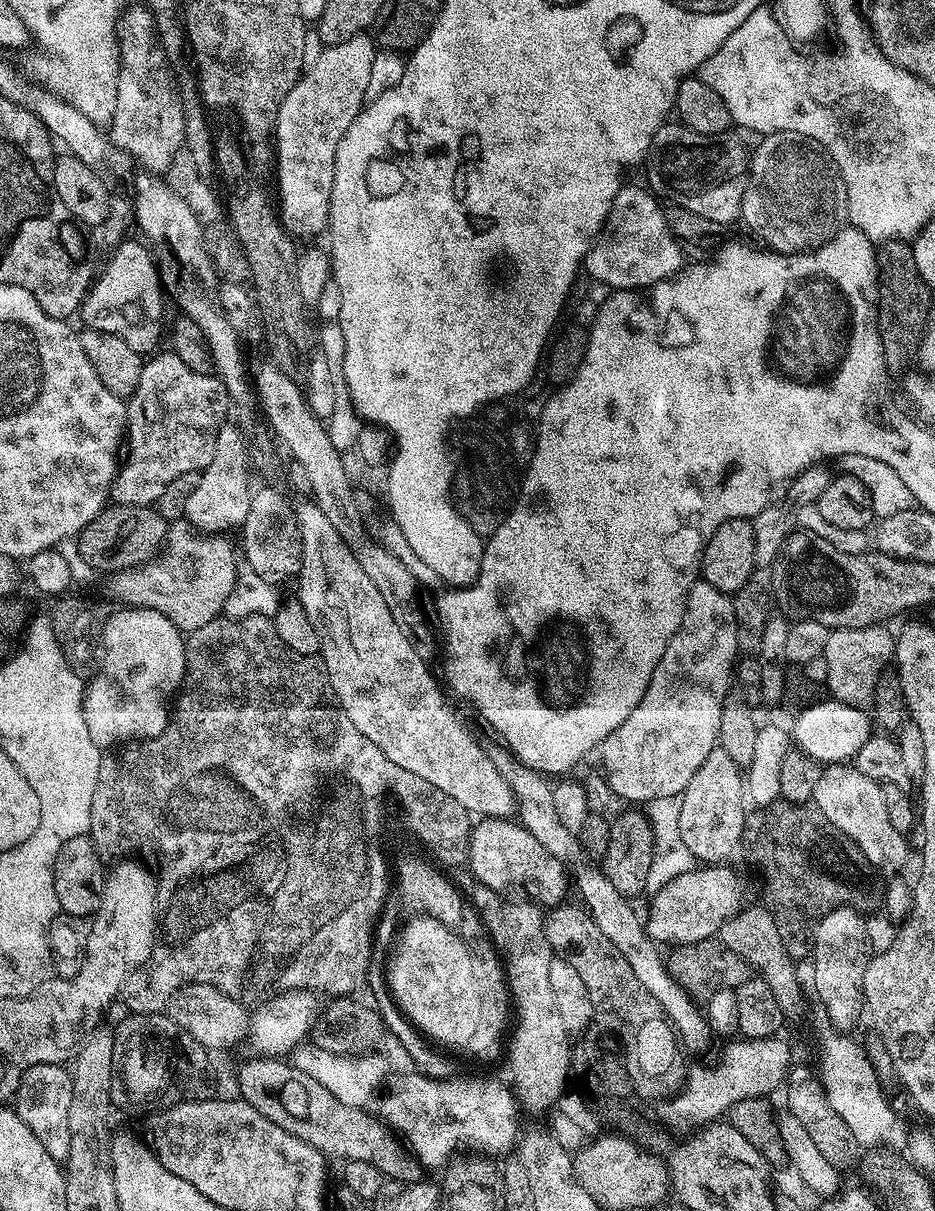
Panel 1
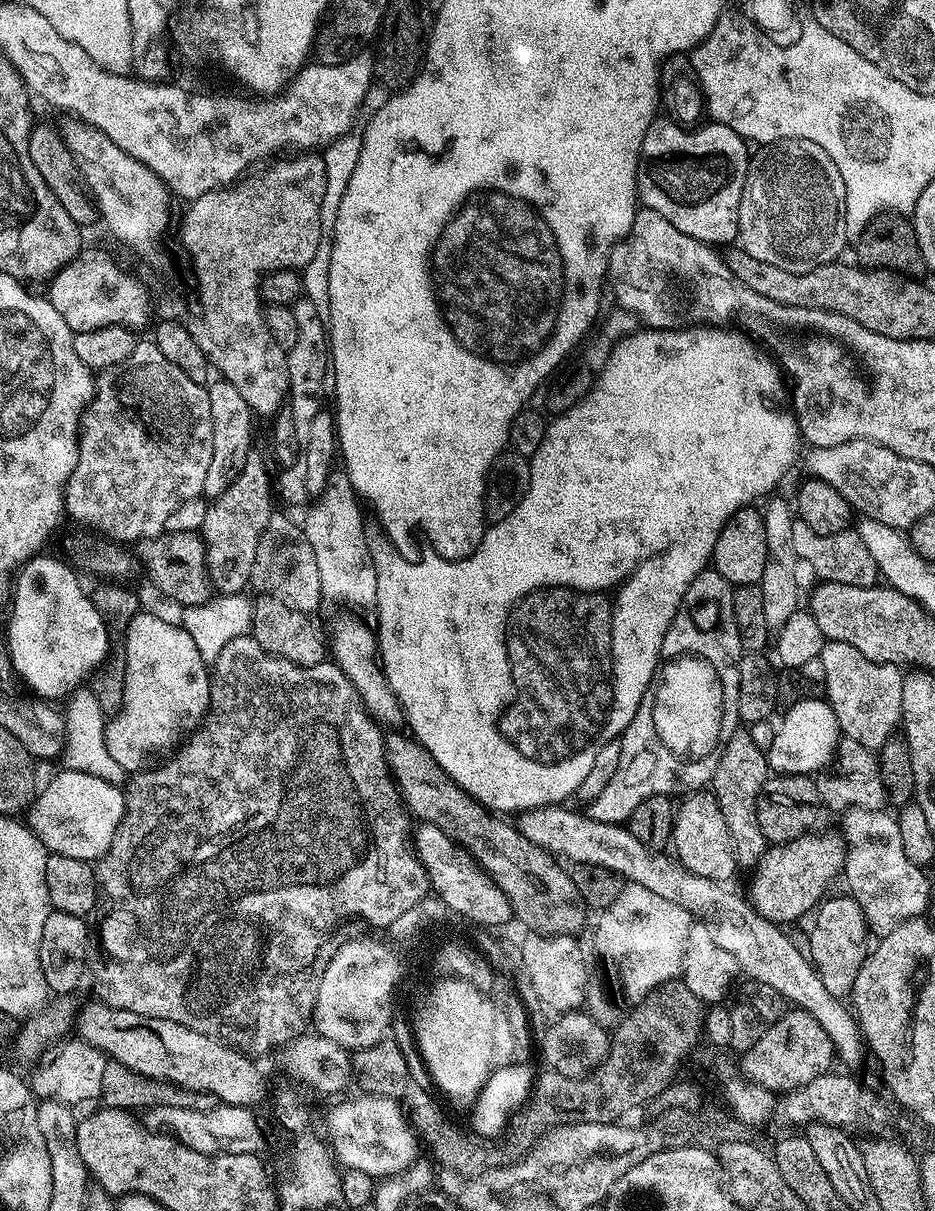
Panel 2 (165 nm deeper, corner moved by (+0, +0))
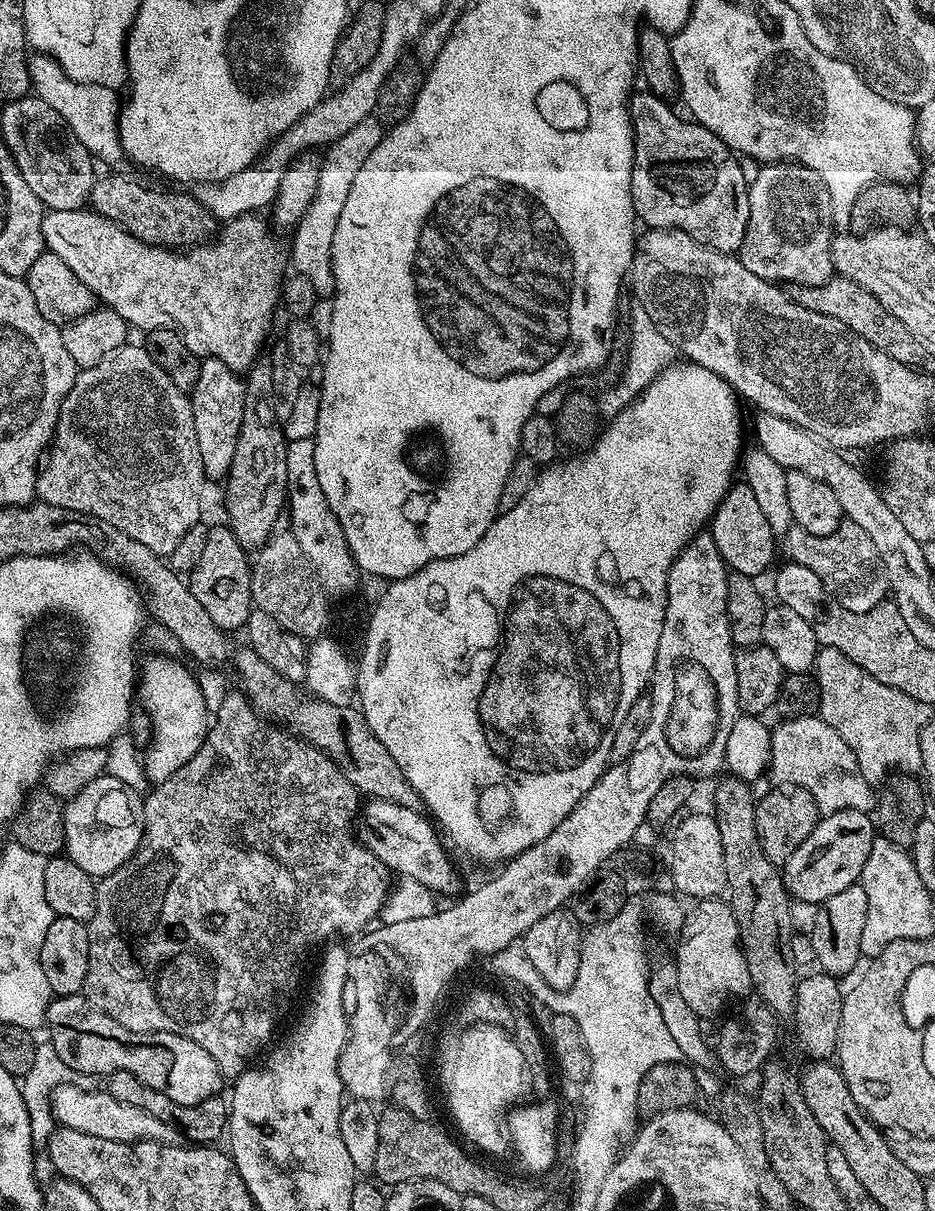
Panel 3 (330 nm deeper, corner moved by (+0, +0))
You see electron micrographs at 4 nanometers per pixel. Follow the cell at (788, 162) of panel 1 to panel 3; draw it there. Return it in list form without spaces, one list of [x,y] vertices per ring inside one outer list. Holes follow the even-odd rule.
[[[768,162],[757,168],[748,185],[750,218],[738,253],[742,266],[773,284],[822,286],[834,275],[834,225],[824,185],[804,164]]]

